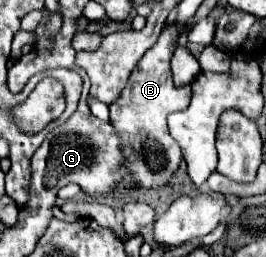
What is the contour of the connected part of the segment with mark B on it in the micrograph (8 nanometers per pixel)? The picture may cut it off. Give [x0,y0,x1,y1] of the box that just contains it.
[110,21,192,187]

